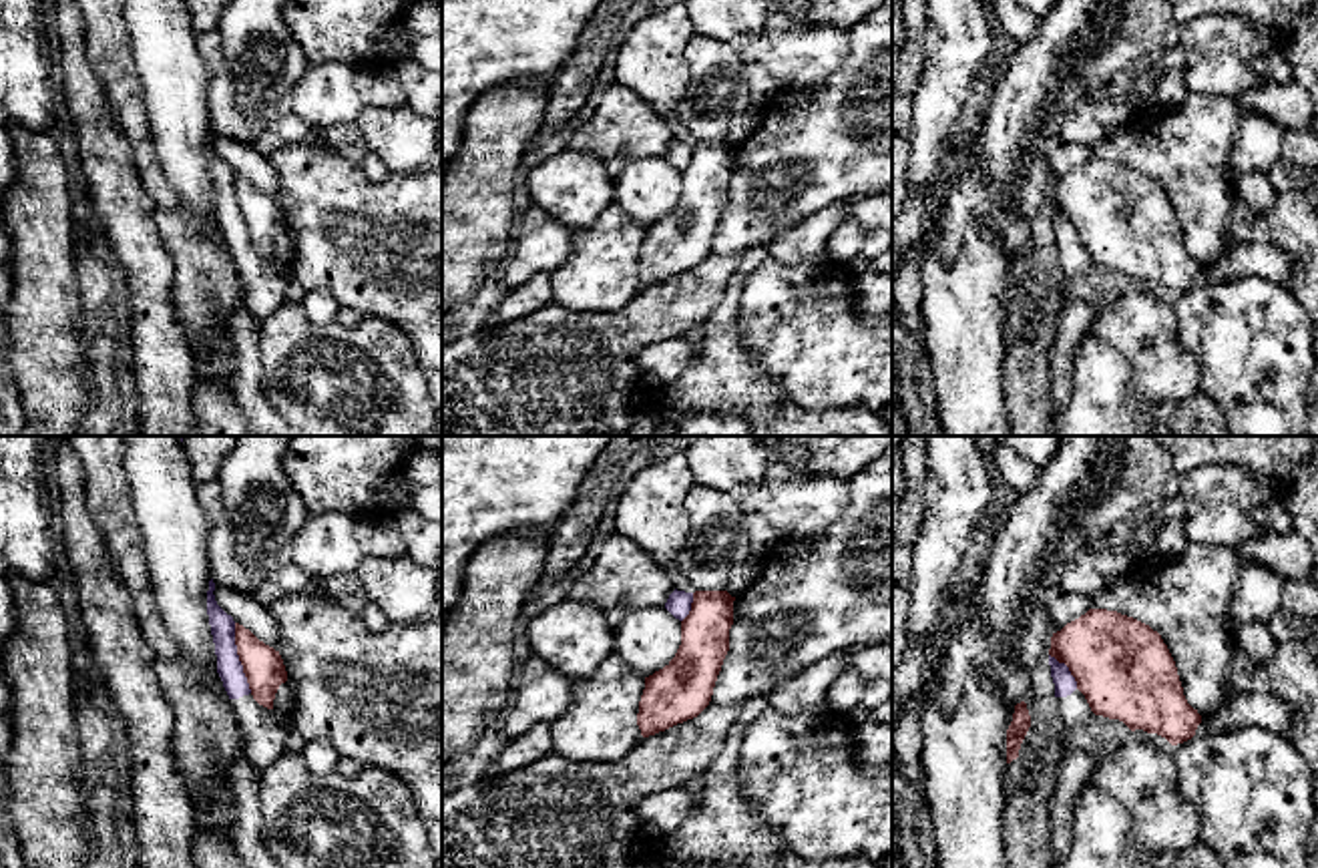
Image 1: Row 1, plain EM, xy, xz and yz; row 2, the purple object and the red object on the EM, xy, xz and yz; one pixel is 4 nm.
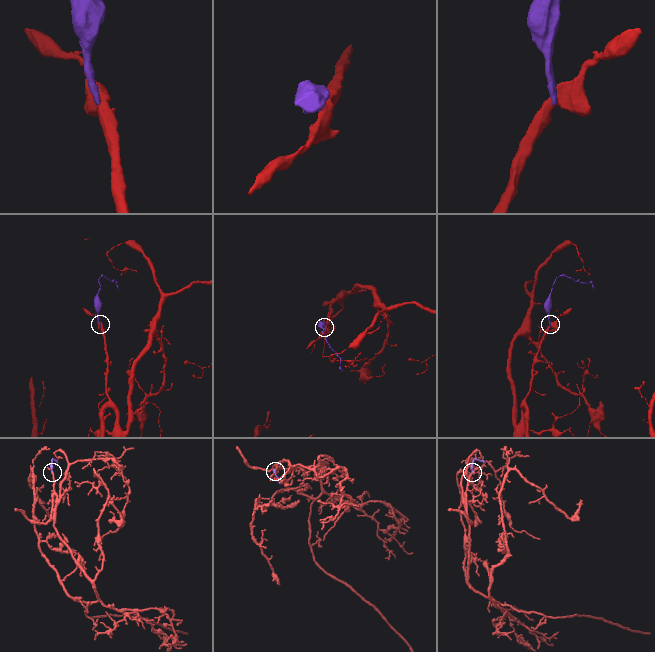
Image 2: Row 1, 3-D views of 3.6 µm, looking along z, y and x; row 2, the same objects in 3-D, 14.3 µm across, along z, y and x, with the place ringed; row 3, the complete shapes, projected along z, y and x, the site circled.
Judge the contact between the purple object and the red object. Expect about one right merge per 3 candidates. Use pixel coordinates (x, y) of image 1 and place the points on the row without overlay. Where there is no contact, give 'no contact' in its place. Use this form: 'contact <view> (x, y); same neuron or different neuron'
contact xy (238, 207); different neuron

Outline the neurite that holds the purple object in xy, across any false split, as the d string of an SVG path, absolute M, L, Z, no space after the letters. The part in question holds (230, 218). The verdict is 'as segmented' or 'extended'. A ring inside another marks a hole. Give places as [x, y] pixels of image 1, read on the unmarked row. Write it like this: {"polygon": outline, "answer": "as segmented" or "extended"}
{"polygon": "M209 131L207 165L217 205L217 223L231 249L233 265L243 287L243 305L257 328L283 305L289 275L275 259L259 255L249 239L235 195L235 171L215 151L215 133Z", "answer": "extended"}

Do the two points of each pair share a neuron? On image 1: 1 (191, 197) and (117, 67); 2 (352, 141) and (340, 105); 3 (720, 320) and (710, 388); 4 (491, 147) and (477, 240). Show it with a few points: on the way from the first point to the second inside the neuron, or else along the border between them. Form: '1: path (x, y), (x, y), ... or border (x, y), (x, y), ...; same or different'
1: border (135, 73), (159, 165); different
2: border (356, 121), (330, 125), (324, 131); different
3: path (720, 336), (720, 372); same
4: path (485, 169), (477, 183), (477, 218); same

